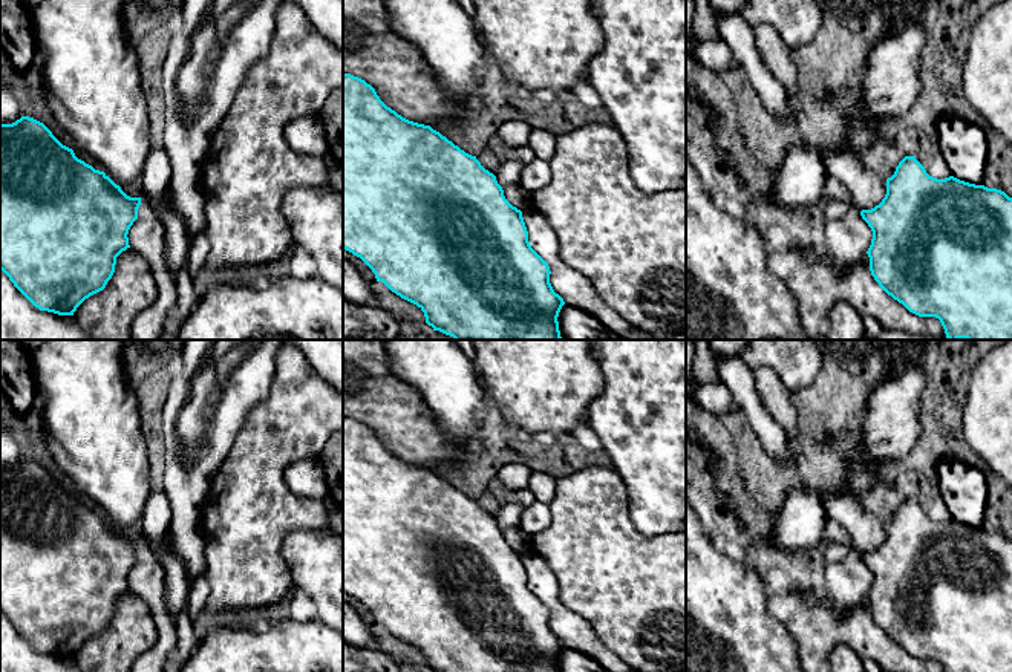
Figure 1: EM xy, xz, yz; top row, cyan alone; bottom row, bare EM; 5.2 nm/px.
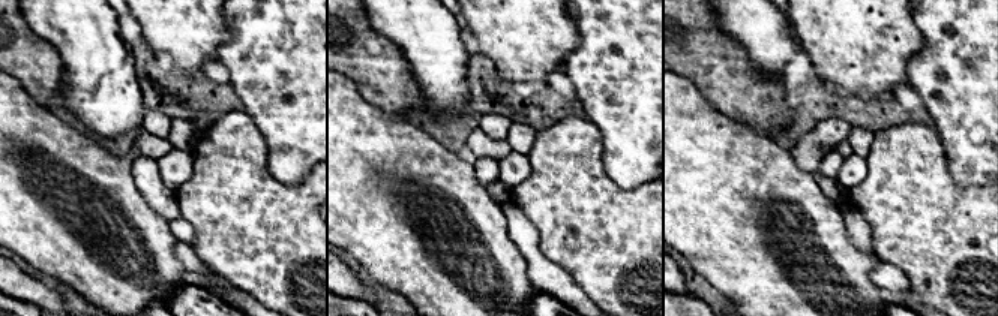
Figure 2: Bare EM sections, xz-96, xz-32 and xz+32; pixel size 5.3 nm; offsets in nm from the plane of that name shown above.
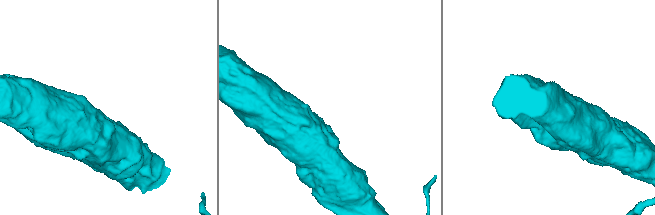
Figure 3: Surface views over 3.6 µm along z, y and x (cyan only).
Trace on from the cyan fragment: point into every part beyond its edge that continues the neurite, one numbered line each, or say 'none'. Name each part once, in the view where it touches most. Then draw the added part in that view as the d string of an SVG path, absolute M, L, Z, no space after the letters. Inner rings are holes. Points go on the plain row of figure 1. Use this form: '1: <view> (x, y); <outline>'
none

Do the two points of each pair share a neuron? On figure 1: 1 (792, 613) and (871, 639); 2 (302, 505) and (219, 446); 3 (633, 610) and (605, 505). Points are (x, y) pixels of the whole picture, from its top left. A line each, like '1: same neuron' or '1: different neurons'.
1: same neuron
2: different neurons
3: same neuron

